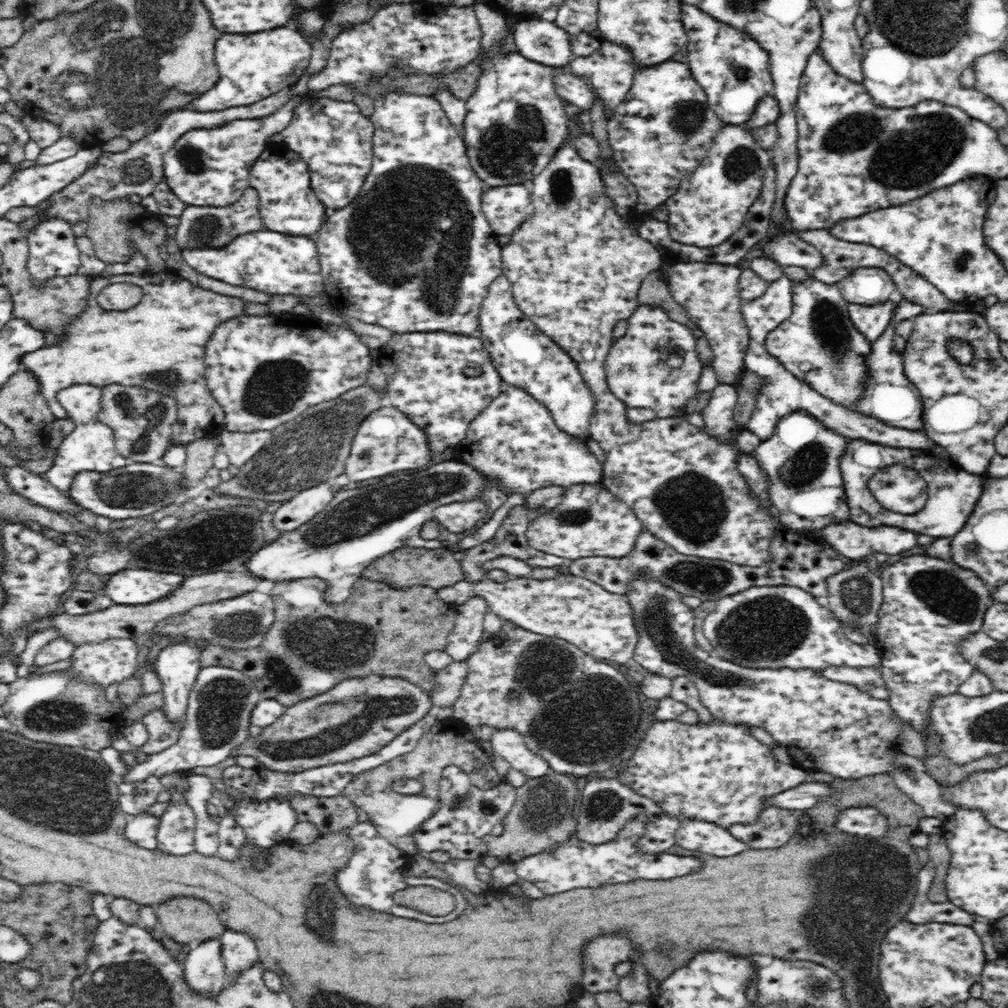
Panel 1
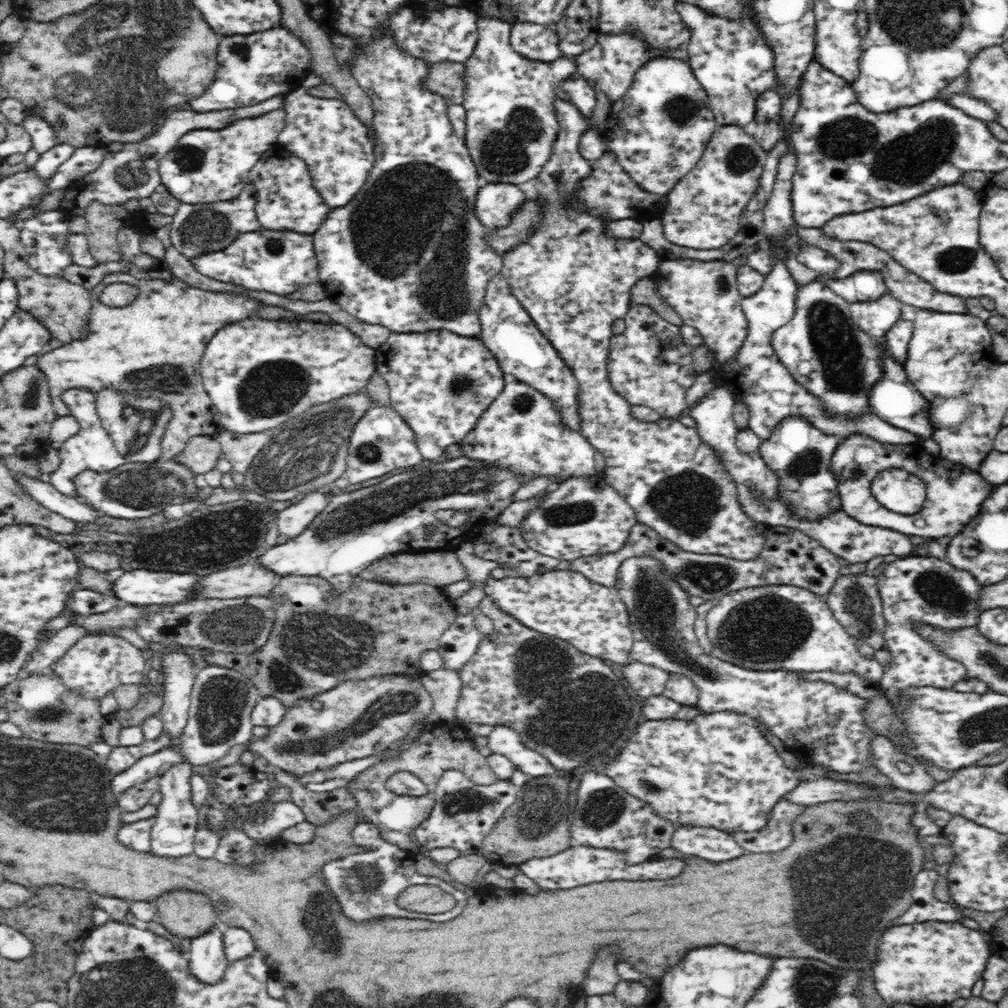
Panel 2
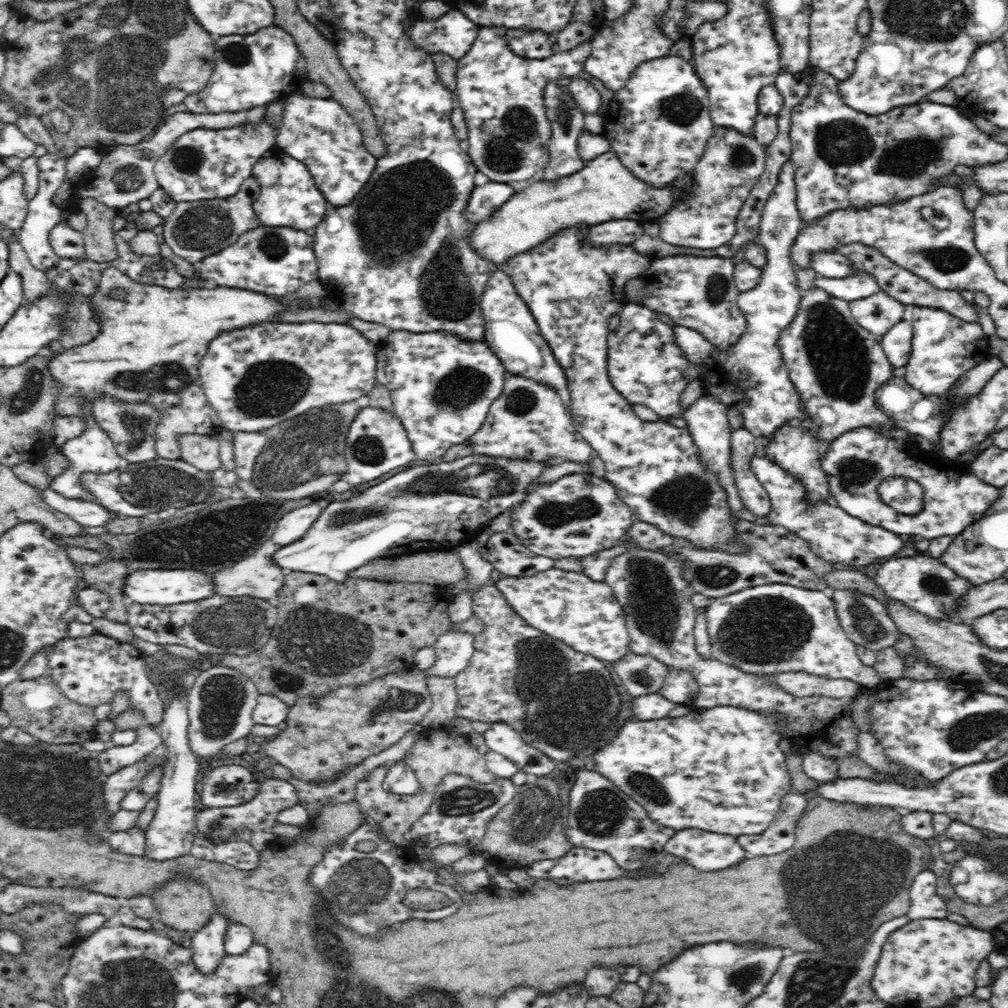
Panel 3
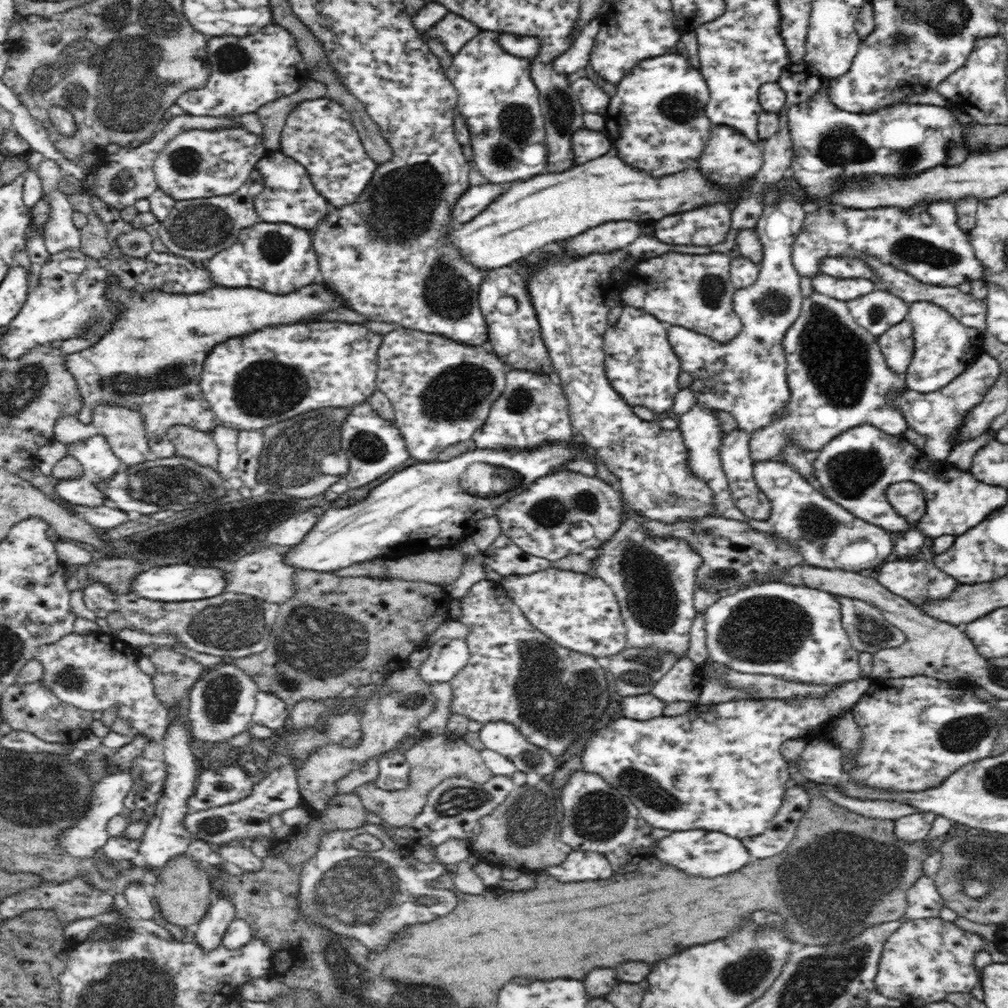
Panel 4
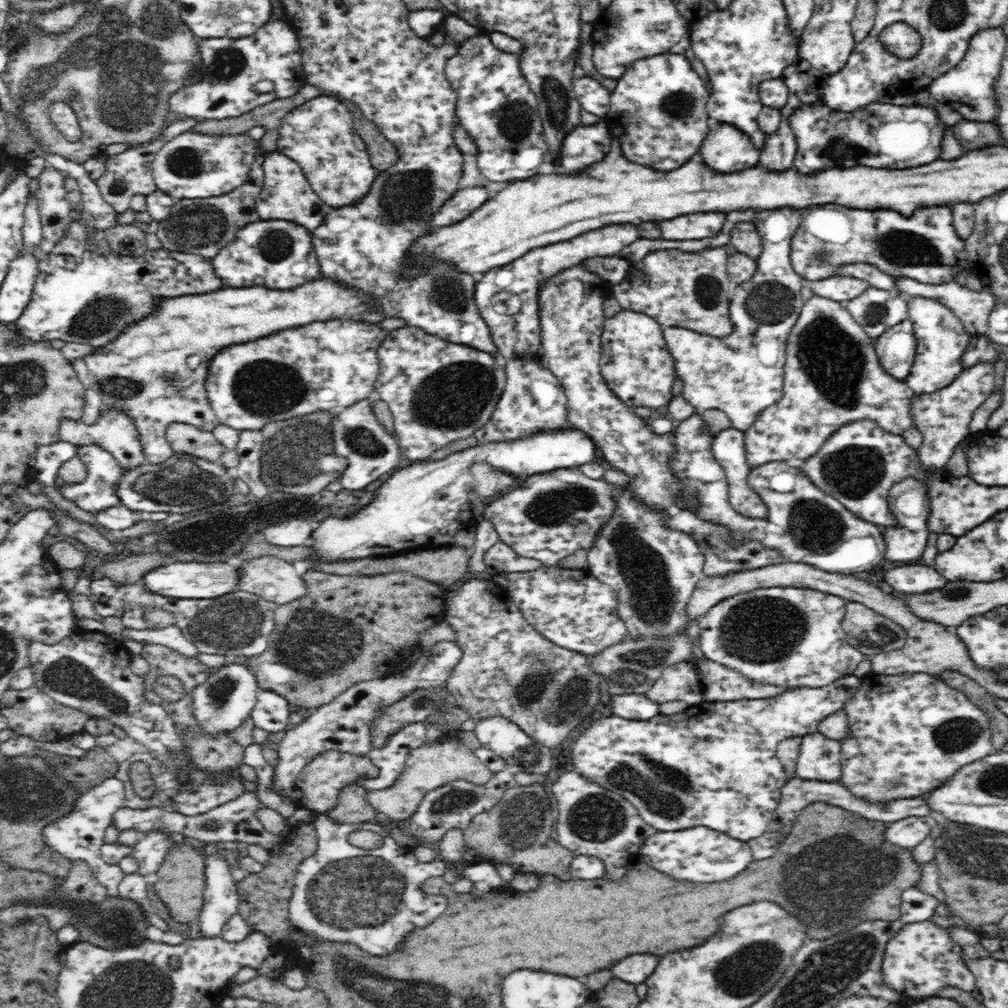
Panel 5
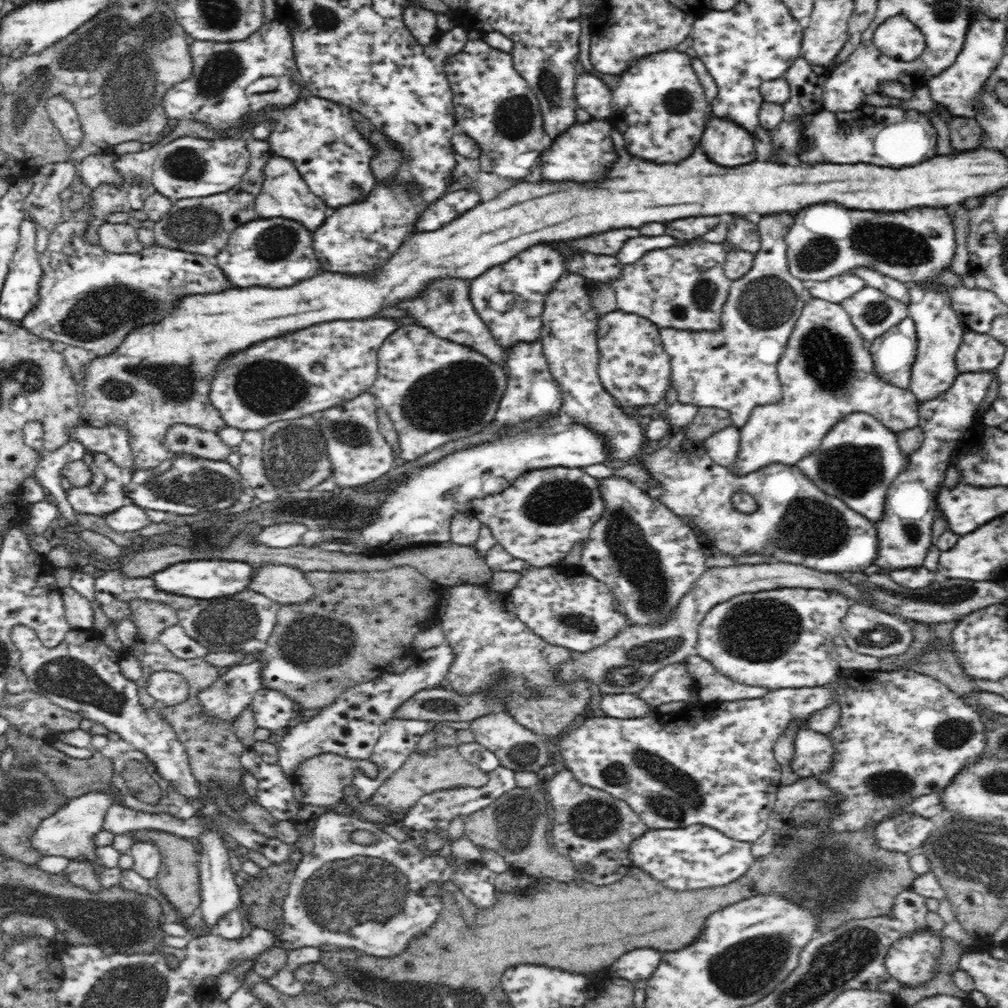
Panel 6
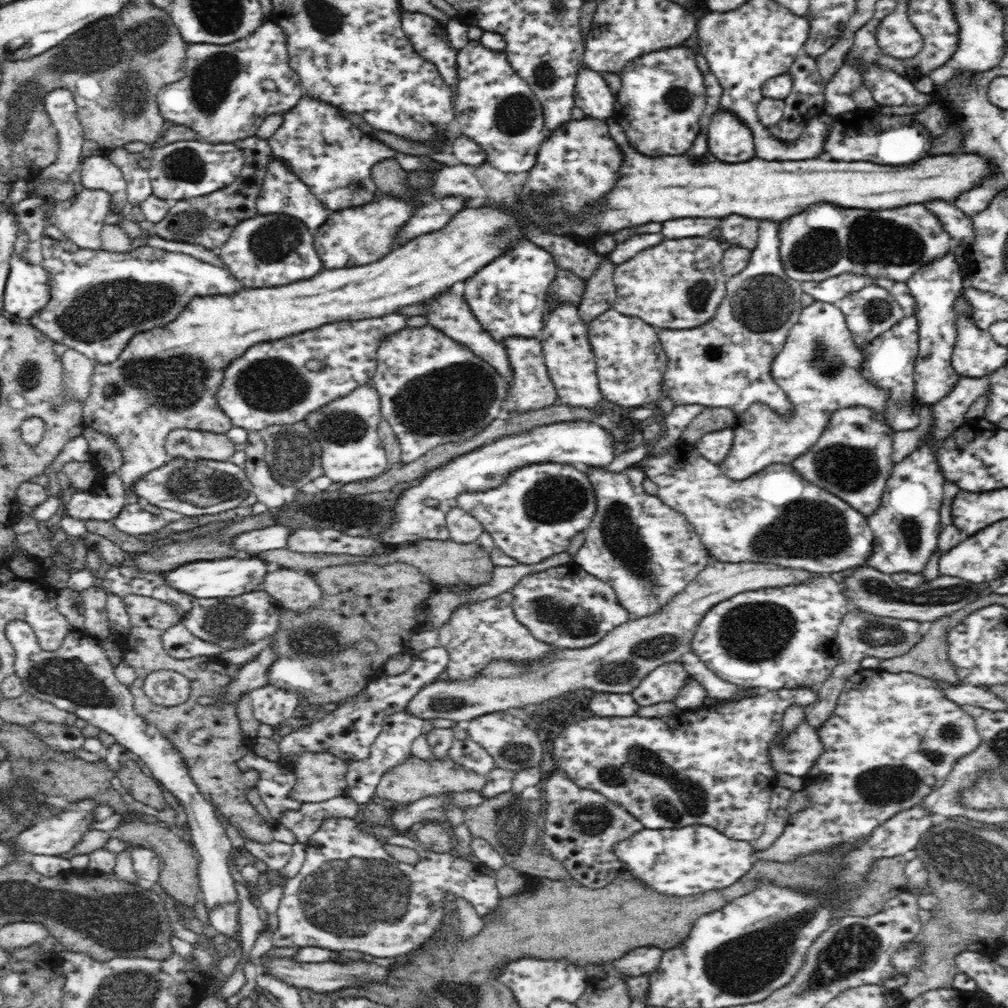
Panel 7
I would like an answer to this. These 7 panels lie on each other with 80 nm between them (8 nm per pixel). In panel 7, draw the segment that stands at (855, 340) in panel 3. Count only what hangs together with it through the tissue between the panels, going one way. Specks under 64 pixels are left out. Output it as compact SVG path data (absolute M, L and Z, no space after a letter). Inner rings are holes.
M815 301L803 308L798 322L790 328L782 350L770 364L772 379L792 401L791 417L782 419L768 405L760 402L752 403L744 412L736 415L732 446L726 458L718 464L720 471L732 481L741 481L767 466L789 464L818 442L830 414L836 408L865 406L871 410L885 410L887 424L895 431L915 429L920 422L920 404L886 407L888 393L864 380L860 374L862 360L862 349L854 345L844 315L835 304Z

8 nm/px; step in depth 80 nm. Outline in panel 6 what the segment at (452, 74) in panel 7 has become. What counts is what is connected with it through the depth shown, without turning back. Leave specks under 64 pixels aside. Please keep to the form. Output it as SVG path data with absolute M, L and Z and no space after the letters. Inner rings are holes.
M410 6L404 9L402 14L404 25L423 48L436 46L443 35L437 24L437 15L434 11L426 10L420 6Z

